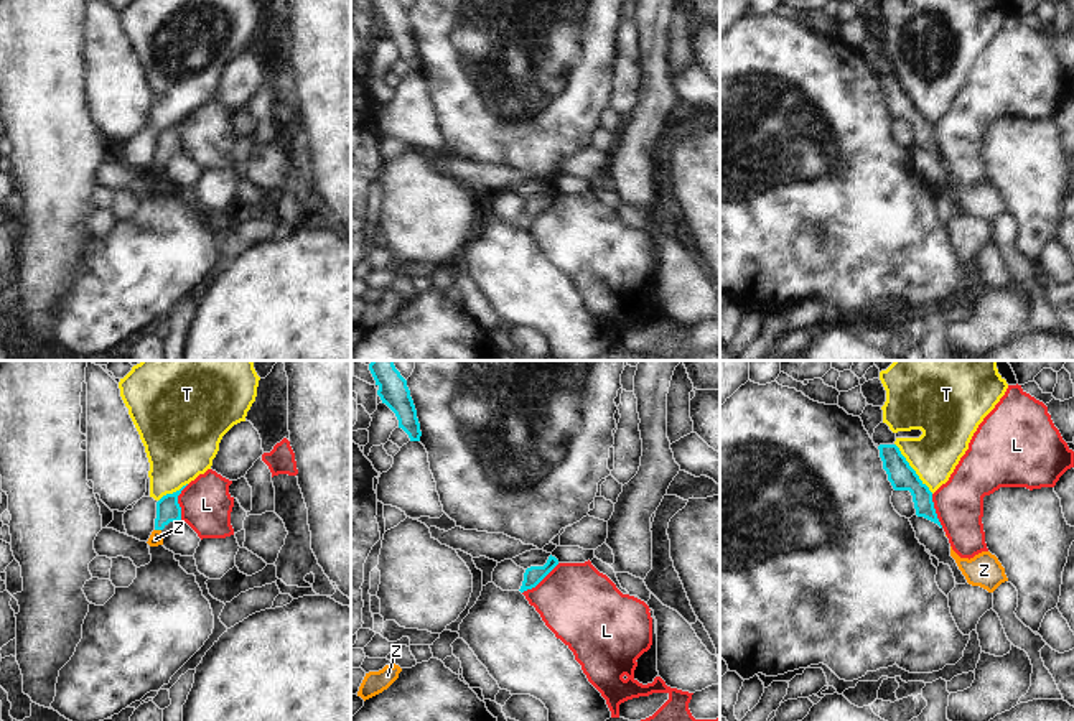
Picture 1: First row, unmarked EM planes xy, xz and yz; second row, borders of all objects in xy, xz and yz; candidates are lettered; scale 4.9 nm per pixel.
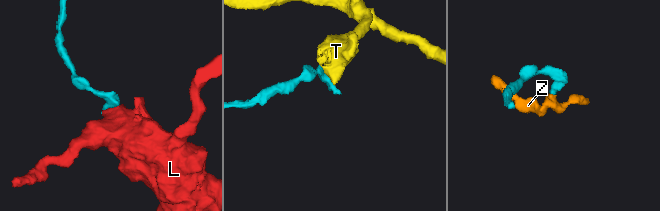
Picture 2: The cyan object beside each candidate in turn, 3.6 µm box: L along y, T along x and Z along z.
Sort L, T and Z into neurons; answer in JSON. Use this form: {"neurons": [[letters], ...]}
{"neurons": [["L"], ["T"], ["Z"]]}

